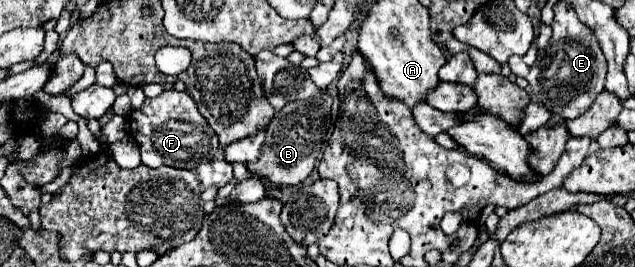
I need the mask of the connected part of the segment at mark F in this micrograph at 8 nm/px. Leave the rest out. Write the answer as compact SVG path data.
M165 90L157 98L147 98L139 110L129 114L131 136L141 148L141 162L149 168L175 166L185 170L195 170L201 162L211 162L219 150L215 132L207 120L199 114L197 104L187 92Z

